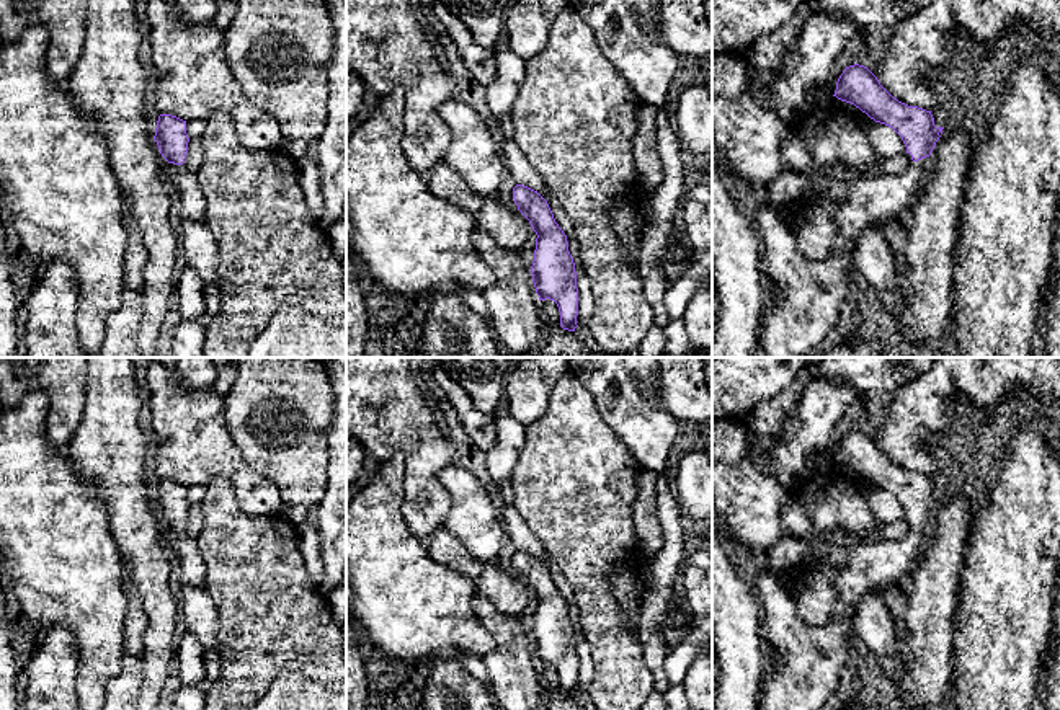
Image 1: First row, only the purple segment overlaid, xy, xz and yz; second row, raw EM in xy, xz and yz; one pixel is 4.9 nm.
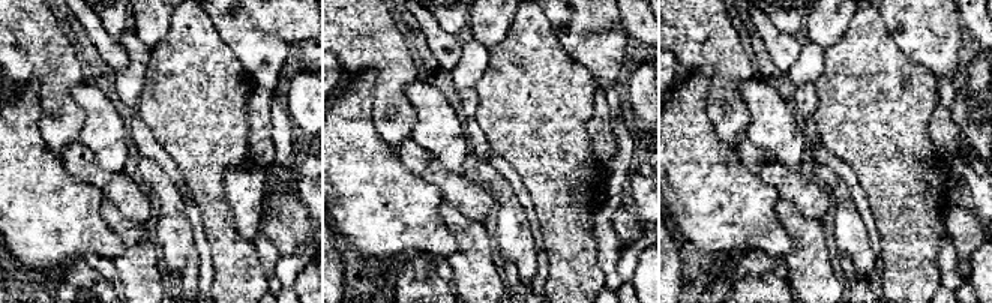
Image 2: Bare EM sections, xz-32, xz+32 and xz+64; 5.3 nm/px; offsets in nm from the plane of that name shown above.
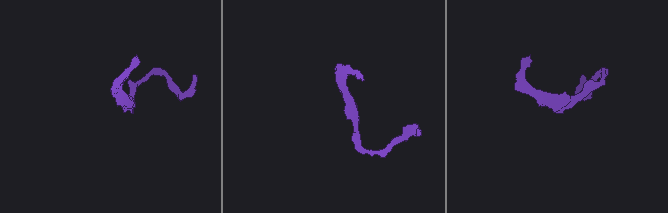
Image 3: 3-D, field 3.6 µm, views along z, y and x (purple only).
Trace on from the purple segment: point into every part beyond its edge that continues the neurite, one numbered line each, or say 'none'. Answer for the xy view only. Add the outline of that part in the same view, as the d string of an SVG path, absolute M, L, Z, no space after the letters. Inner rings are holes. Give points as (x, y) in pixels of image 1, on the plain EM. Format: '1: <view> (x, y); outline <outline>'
1: xy (190, 562); outline M183 530L168 532L176 552L180 578L186 586L204 586L206 565L196 545L196 540Z

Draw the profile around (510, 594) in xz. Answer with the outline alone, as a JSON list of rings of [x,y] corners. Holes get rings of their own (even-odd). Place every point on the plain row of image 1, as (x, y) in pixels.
[[[444,527],[426,539],[428,550],[439,565],[474,581],[475,594],[487,597],[501,614],[519,617],[532,592],[519,578],[498,563],[483,563],[467,552],[464,544]]]

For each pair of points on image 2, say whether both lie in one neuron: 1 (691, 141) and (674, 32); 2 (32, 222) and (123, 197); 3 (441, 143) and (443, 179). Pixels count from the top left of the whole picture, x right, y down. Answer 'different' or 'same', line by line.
1: different
2: different
3: different

